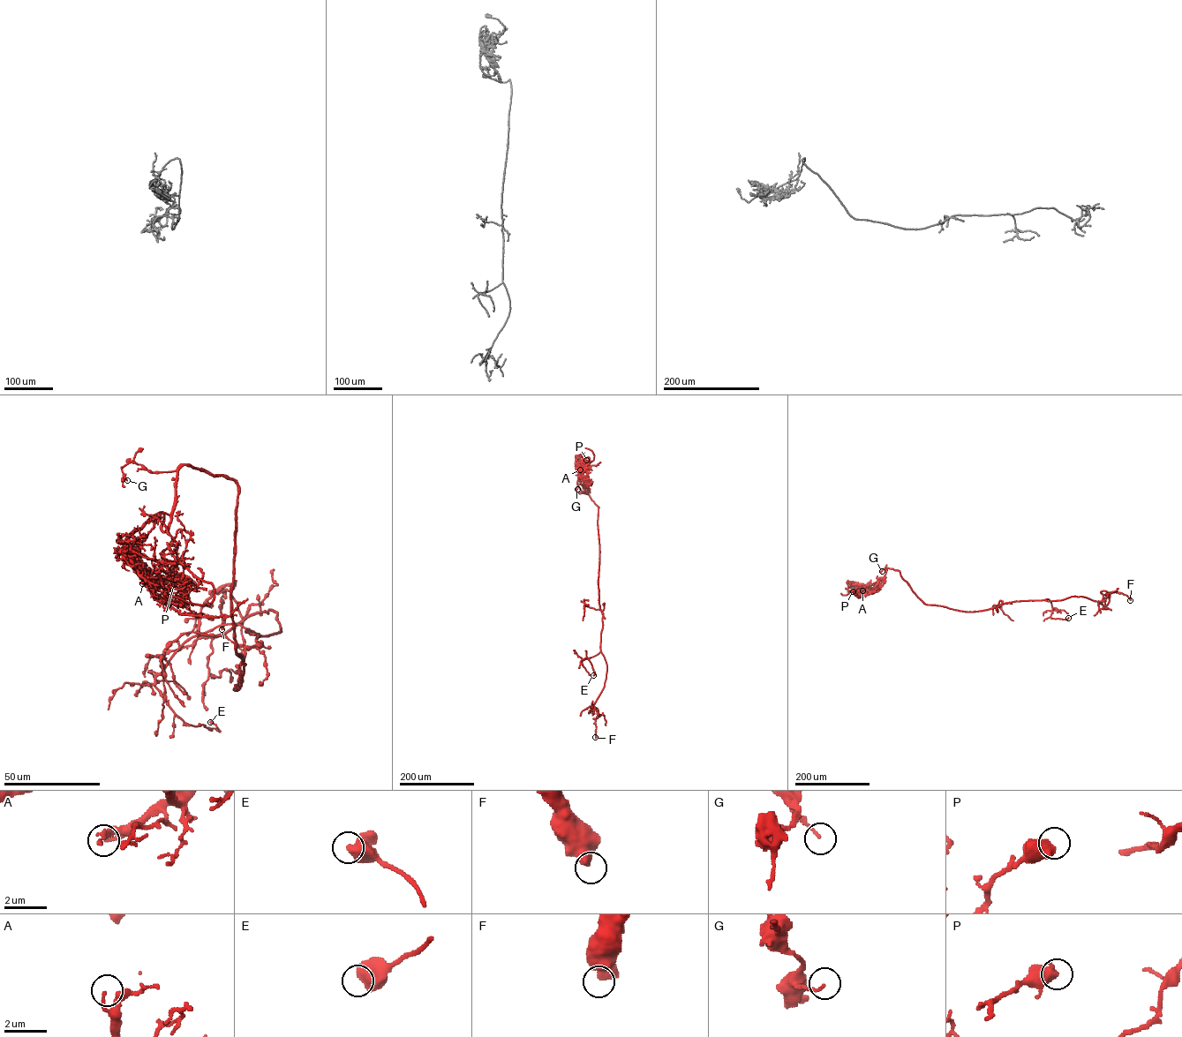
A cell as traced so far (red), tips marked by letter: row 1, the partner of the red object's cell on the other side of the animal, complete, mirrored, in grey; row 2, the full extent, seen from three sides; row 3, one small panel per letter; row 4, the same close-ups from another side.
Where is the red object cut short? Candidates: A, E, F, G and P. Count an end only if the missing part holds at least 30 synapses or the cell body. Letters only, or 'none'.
none

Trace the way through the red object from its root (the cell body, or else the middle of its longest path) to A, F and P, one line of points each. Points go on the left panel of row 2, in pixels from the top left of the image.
A: (235, 687), (243, 663), (231, 612), (234, 480), (179, 469), (174, 509), (160, 513), (133, 550), (142, 583)
F: (235, 687), (259, 643), (246, 632), (280, 626), (257, 612), (203, 636), (201, 607), (235, 582), (222, 629)
P: (235, 687), (243, 663), (231, 612), (234, 480), (179, 469), (172, 541), (152, 594), (168, 604), (174, 584)

